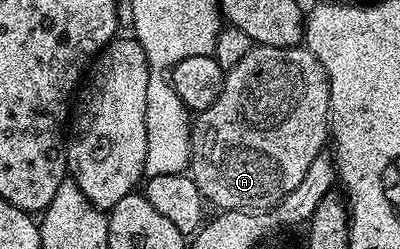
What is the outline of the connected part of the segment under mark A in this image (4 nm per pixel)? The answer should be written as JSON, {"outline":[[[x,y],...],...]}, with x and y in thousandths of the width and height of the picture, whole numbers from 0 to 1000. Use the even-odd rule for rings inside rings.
{"outline":[[[635,185],[590,265],[565,285],[548,394],[538,394],[518,442],[490,454],[480,486],[470,687],[505,791],[530,831],[535,819],[538,839],[565,851],[655,851],[688,831],[748,747],[788,627],[818,594],[828,546],[825,426],[823,301],[770,193]]]}

